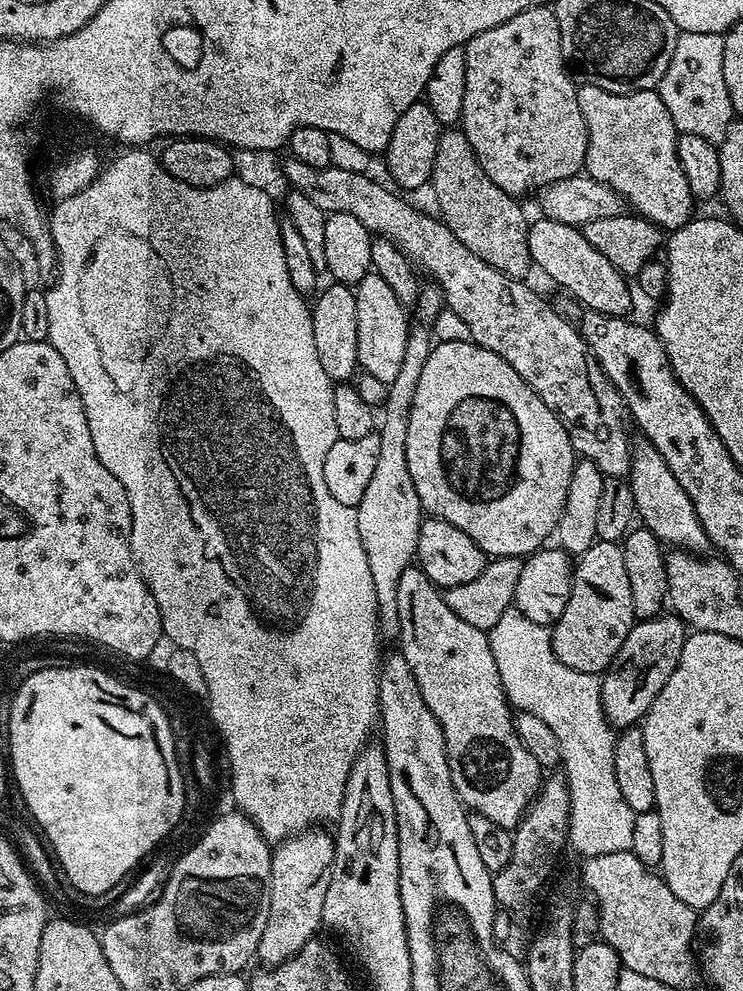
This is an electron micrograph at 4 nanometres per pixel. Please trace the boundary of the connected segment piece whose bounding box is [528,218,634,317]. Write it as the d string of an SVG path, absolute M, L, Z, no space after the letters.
M547 218L533 219L528 226L528 245L532 255L532 263L537 269L541 268L554 283L560 288L565 288L578 303L589 312L597 312L603 316L622 316L627 317L632 308L633 289L628 289L629 281L615 268L605 256L594 250L590 242L586 242L583 231L577 225L563 224L557 220Z

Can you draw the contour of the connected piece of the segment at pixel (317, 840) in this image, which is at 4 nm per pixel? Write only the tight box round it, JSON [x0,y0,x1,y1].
[255,826,336,966]

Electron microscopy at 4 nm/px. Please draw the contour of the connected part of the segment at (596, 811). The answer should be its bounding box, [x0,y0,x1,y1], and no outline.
[487,606,636,858]

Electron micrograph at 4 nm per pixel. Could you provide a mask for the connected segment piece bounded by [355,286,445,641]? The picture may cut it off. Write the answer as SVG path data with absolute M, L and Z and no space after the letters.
M435 286L421 287L414 316L424 324L413 323L408 333L406 354L402 357L402 366L398 370L398 378L387 385L384 396L384 417L378 420L378 462L374 465L374 474L370 474L370 483L366 485L366 494L362 494L362 502L355 505L358 518L358 534L362 538L362 550L366 550L366 562L370 566L370 578L374 578L374 594L376 595L376 619L381 637L395 641L400 635L398 626L398 578L404 571L413 567L418 546L418 530L422 519L422 509L418 490L414 490L414 482L410 482L410 466L406 466L406 426L408 415L414 402L414 390L418 390L418 378L422 374L422 366L426 366L426 358L434 347L430 335L432 321L445 307L444 295Z

